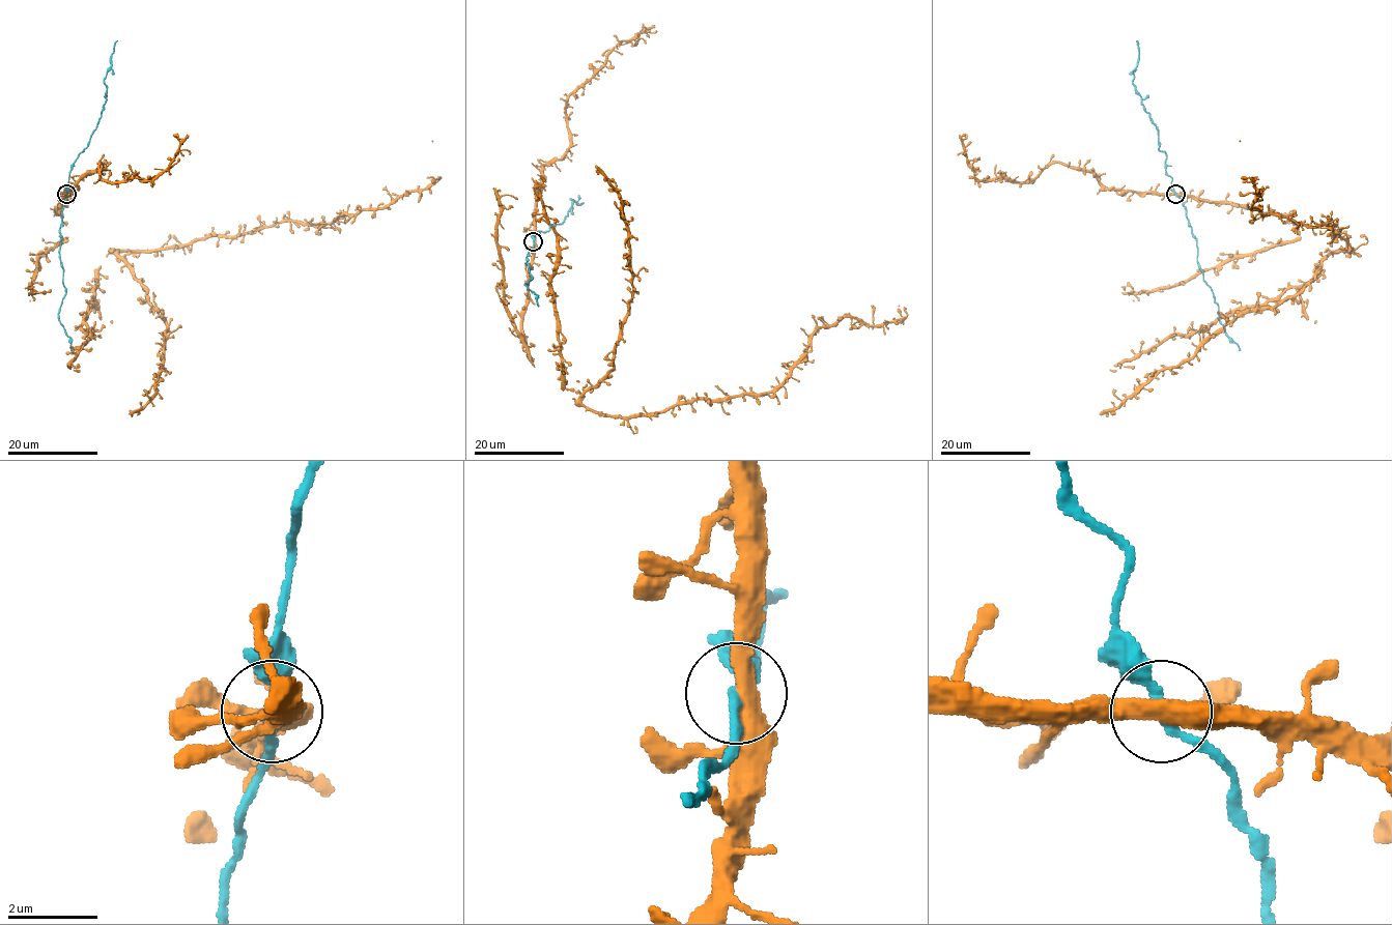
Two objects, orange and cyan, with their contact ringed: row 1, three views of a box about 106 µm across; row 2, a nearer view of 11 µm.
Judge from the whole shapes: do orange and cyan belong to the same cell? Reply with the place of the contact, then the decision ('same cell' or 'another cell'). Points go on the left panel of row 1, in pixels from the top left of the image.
at (66, 194); same cell

